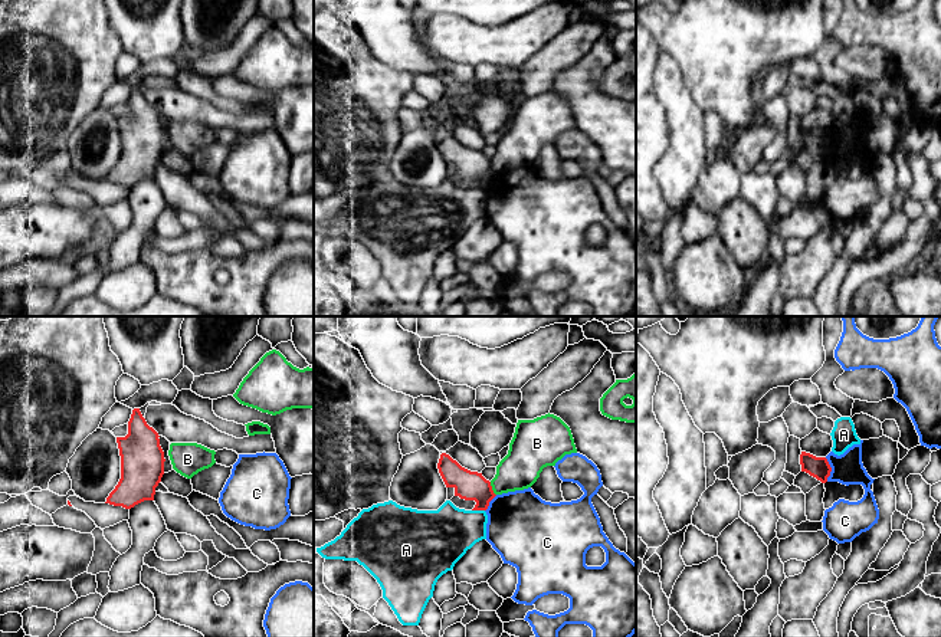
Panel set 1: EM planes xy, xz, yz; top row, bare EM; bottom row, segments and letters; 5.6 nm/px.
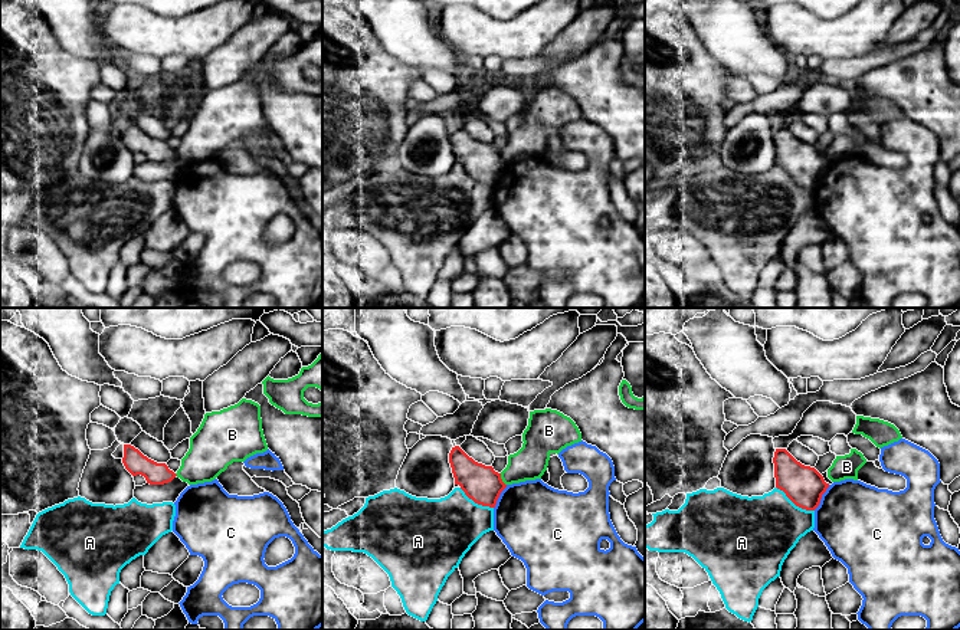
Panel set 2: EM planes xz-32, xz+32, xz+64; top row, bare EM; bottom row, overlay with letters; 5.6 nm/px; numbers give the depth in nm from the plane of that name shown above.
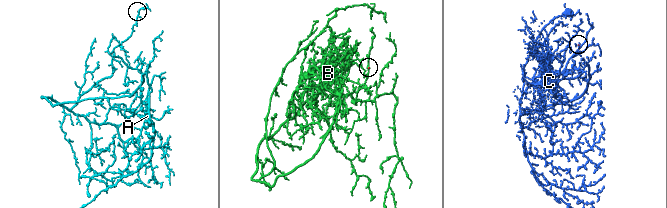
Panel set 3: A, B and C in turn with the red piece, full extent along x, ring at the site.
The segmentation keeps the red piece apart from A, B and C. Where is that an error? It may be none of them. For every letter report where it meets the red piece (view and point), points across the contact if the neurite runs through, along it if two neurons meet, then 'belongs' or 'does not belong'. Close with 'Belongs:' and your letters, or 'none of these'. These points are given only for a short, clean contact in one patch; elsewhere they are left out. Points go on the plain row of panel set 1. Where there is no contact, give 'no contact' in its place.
A: contact xz (478, 187); does not belong
B: contact xz (491, 167); border xz (489, 160), (495, 173); does not belong
C: contact yz (830, 147); border yz (825, 135), (830, 145), (828, 158); does not belong
Belongs: none of these

